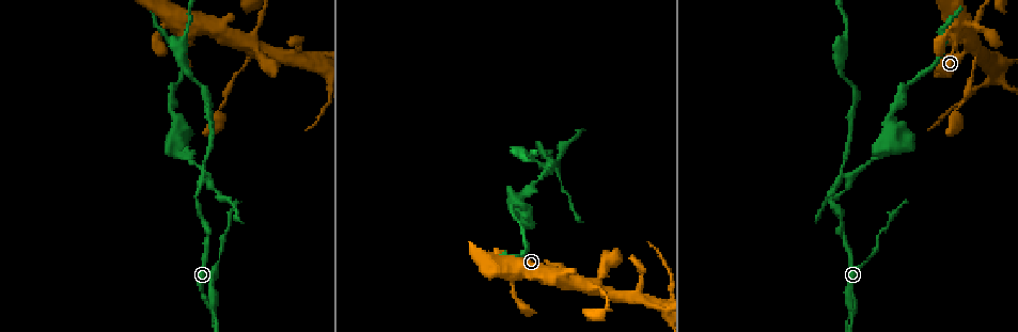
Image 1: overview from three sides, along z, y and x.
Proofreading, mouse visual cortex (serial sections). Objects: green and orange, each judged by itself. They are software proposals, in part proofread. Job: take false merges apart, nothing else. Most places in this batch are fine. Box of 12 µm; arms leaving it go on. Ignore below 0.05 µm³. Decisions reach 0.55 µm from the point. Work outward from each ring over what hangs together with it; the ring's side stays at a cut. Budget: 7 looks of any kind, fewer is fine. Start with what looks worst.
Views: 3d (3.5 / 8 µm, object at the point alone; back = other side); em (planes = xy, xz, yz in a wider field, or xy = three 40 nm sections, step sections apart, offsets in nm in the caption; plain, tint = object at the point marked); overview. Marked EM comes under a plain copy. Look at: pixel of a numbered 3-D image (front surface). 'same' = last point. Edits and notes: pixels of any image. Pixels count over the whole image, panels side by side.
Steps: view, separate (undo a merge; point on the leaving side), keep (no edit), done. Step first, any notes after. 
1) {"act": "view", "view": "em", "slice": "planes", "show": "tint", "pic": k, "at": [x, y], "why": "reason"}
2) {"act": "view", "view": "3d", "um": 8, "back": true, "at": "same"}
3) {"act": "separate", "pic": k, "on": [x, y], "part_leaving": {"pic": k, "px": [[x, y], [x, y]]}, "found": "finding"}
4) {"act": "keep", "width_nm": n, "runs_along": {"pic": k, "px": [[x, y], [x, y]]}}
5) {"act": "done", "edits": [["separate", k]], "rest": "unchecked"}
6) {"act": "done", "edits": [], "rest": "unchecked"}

{"act": "view", "view": "3d", "um": 3.5, "pic": 1, "at": [203, 177], "why": "four-way junction"}

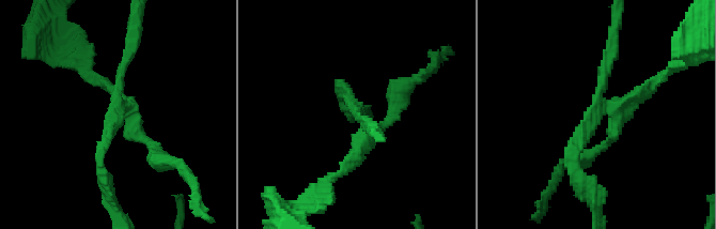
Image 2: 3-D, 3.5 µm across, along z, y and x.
{"act": "view", "view": "em", "slice": "xy", "step": 1, "show": "tint", "pic": 2, "at": [360, 113], "arms": 4, "arm_widths_nm": [150, 150, 150, 200]}

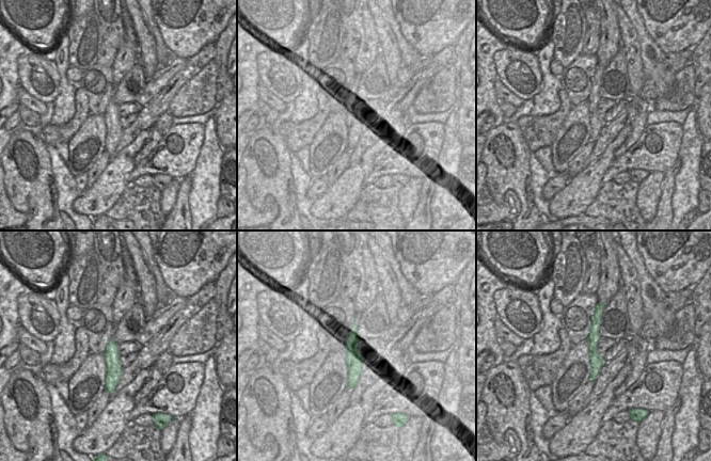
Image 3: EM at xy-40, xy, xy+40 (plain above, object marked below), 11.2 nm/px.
{"act": "separate", "pic": 2, "on": [641, 94], "width_nm": 180, "part_leaving": {"pic": 2, "px": [[607, 105], [648, 92], [681, 62]]}, "found": "two cells meet here"}

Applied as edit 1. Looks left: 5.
{"act": "view", "view": "3d", "um": 3.5, "pic": 1, "at": [209, 307], "why": "two arms in line, one across"}

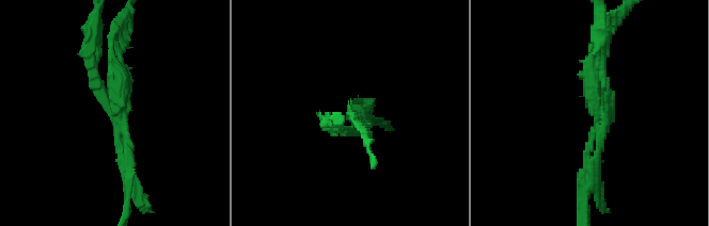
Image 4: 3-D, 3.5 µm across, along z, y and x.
{"act": "view", "view": "em", "slice": "xy", "step": 1, "show": "tint", "pic": 4, "at": [606, 113]}

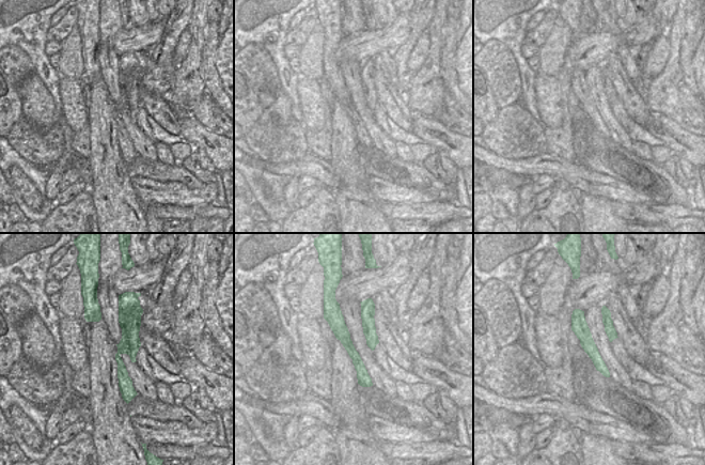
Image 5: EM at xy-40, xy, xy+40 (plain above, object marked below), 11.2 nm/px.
{"act": "separate", "pic": 4, "on": [120, 79], "arm_widths_nm": [150, 150, 200], "part_leaving": {"pic": 4, "px": [[119, 110], [119, 21]]}, "found": "a second cell is stuck on"}

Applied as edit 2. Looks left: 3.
{"act": "view", "view": "3d", "um": 3.5, "back": true, "pic": 1, "at": [594, 288], "why": "sharp bend"}

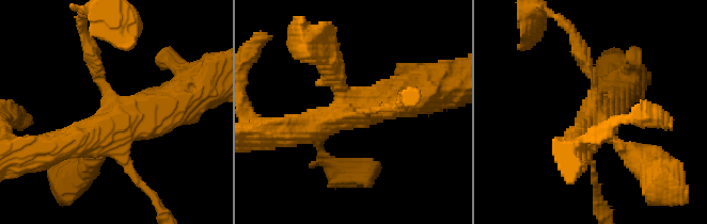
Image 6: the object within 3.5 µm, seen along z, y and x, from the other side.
{"act": "view", "view": "em", "slice": "planes", "show": "tint", "pic": 6, "at": [593, 100], "why": "now the EM"}

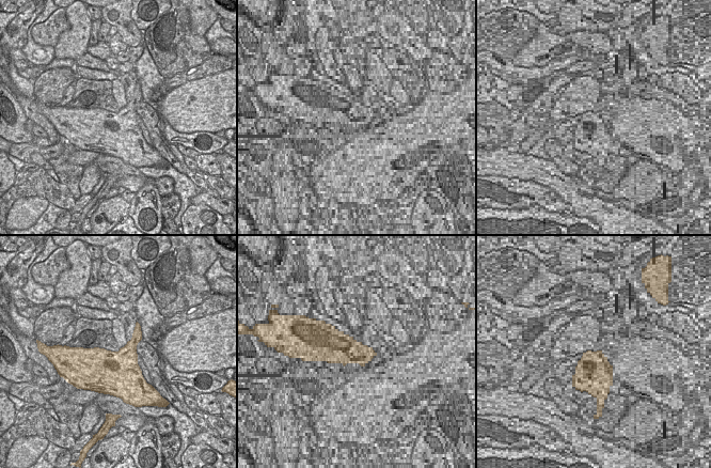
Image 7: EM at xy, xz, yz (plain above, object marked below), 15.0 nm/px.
{"act": "keep", "found": "all the same cell"}

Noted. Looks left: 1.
{"act": "done", "edits": [["separate", 2], ["separate", 4]], "rest": "unchecked"}

